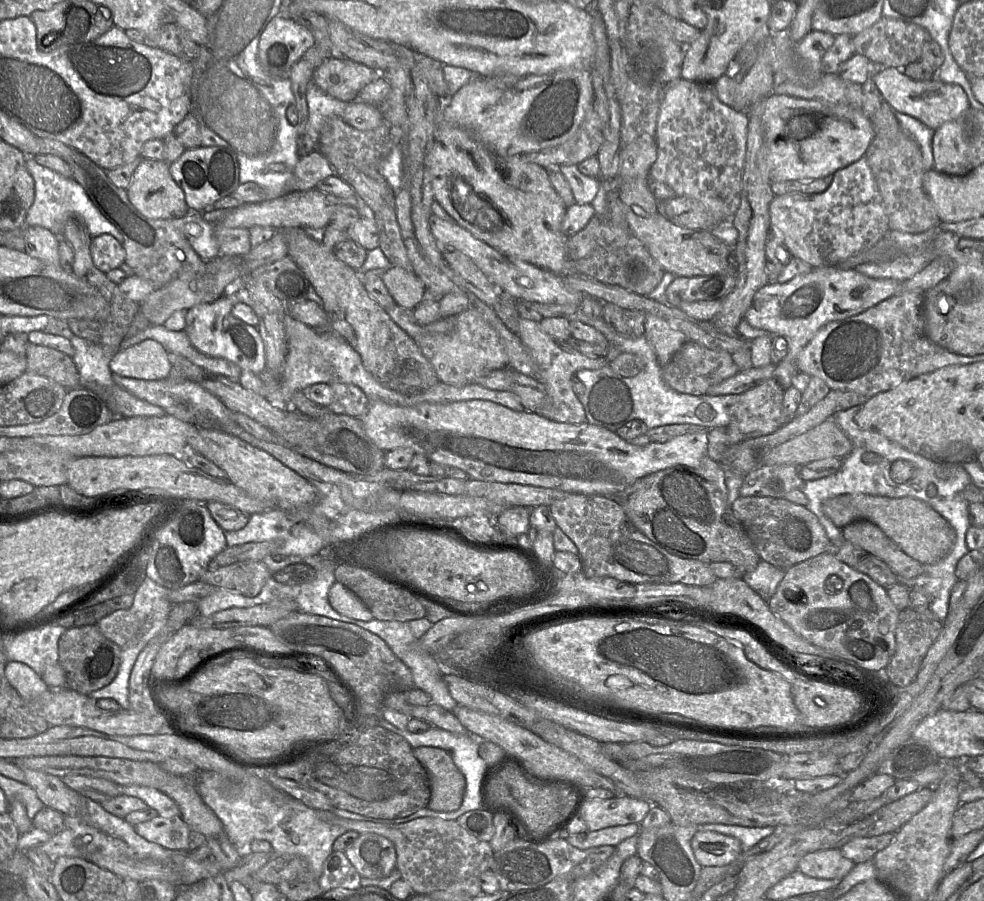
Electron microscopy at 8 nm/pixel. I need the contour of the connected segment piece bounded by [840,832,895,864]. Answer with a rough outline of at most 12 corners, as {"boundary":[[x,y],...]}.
{"boundary":[[893,832],[856,837],[840,847],[855,864],[872,860],[895,838]]}

